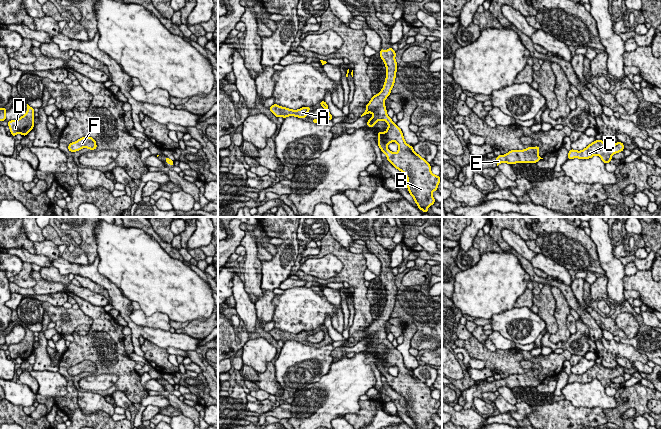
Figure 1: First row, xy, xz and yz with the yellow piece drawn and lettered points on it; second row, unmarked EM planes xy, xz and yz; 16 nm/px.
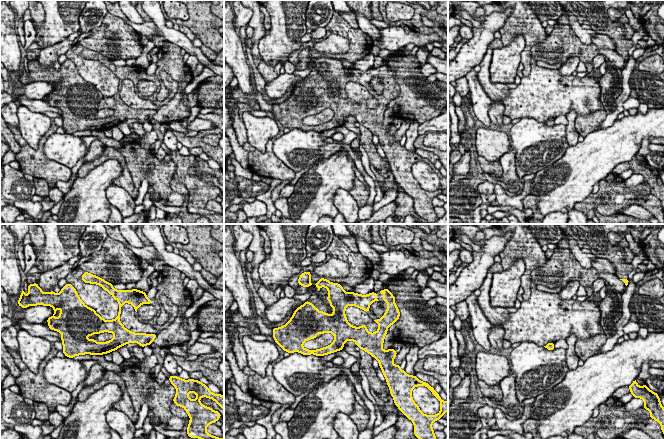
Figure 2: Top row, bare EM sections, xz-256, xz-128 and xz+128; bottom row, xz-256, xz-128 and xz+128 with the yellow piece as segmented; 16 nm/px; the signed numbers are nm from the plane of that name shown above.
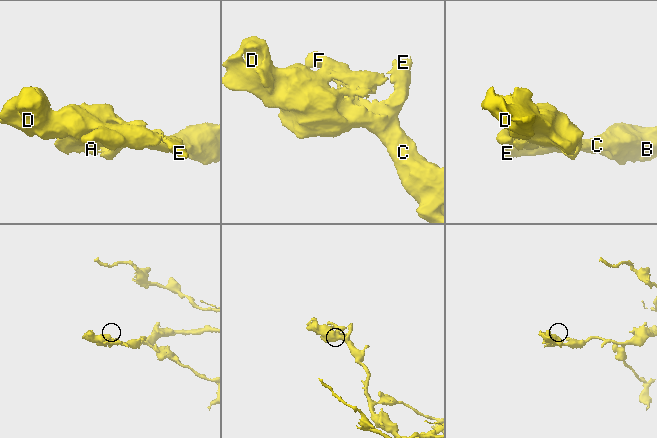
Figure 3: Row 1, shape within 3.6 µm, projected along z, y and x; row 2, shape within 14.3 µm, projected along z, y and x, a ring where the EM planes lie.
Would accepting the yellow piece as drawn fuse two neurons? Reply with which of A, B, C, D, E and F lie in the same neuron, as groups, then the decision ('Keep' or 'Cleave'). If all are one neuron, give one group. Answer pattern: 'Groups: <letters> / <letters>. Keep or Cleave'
Groups: A B C D E F. Keep

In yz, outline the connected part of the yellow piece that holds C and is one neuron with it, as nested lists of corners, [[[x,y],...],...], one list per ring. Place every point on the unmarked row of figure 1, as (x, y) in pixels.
[[[600,363],[599,365],[595,364],[581,375],[570,373],[567,383],[589,383],[594,379],[598,379],[606,388],[610,387],[613,378],[622,376],[623,374],[624,368],[622,366],[617,366],[616,368],[606,368]]]

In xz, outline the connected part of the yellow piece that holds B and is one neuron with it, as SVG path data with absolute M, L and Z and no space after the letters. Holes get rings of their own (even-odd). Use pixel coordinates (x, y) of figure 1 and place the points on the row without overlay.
M392 271L385 275L381 272L380 281L386 290L386 303L382 314L373 319L370 326L366 329L364 340L372 337L373 340L367 345L367 350L373 352L374 348L384 344L389 351L386 356L378 356L378 370L386 378L387 384L407 401L407 412L417 429L434 429L435 423L432 420L433 415L438 415L440 400L431 396L430 387L418 379L413 370L408 369L403 361L401 353L393 347L387 339L385 323L389 321L394 310L397 286L396 277ZM391 366L398 368L398 376L390 375L387 370Z

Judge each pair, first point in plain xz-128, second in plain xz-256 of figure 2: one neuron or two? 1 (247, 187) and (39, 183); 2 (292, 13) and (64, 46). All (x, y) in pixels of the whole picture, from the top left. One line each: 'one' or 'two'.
1: two
2: two

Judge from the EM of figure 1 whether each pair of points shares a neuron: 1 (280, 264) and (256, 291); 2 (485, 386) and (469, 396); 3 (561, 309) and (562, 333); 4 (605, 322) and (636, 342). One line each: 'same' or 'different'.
1: different
2: same
3: same
4: same

